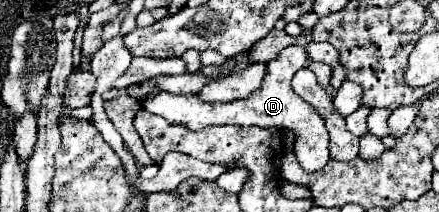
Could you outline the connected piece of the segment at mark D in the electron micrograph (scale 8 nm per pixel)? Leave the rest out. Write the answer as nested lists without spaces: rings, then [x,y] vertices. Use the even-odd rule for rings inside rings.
[[[283,50],[279,52],[279,58],[273,58],[267,62],[267,74],[263,80],[263,86],[255,90],[255,94],[249,94],[245,100],[235,102],[203,102],[197,94],[169,94],[163,92],[147,102],[143,102],[143,108],[163,116],[169,124],[179,124],[189,130],[201,130],[213,124],[233,124],[233,126],[259,126],[259,128],[289,128],[297,134],[299,146],[297,146],[297,160],[307,172],[321,170],[325,162],[329,162],[329,134],[324,120],[320,114],[311,108],[303,98],[295,94],[291,88],[293,78],[293,62],[283,62]]]

